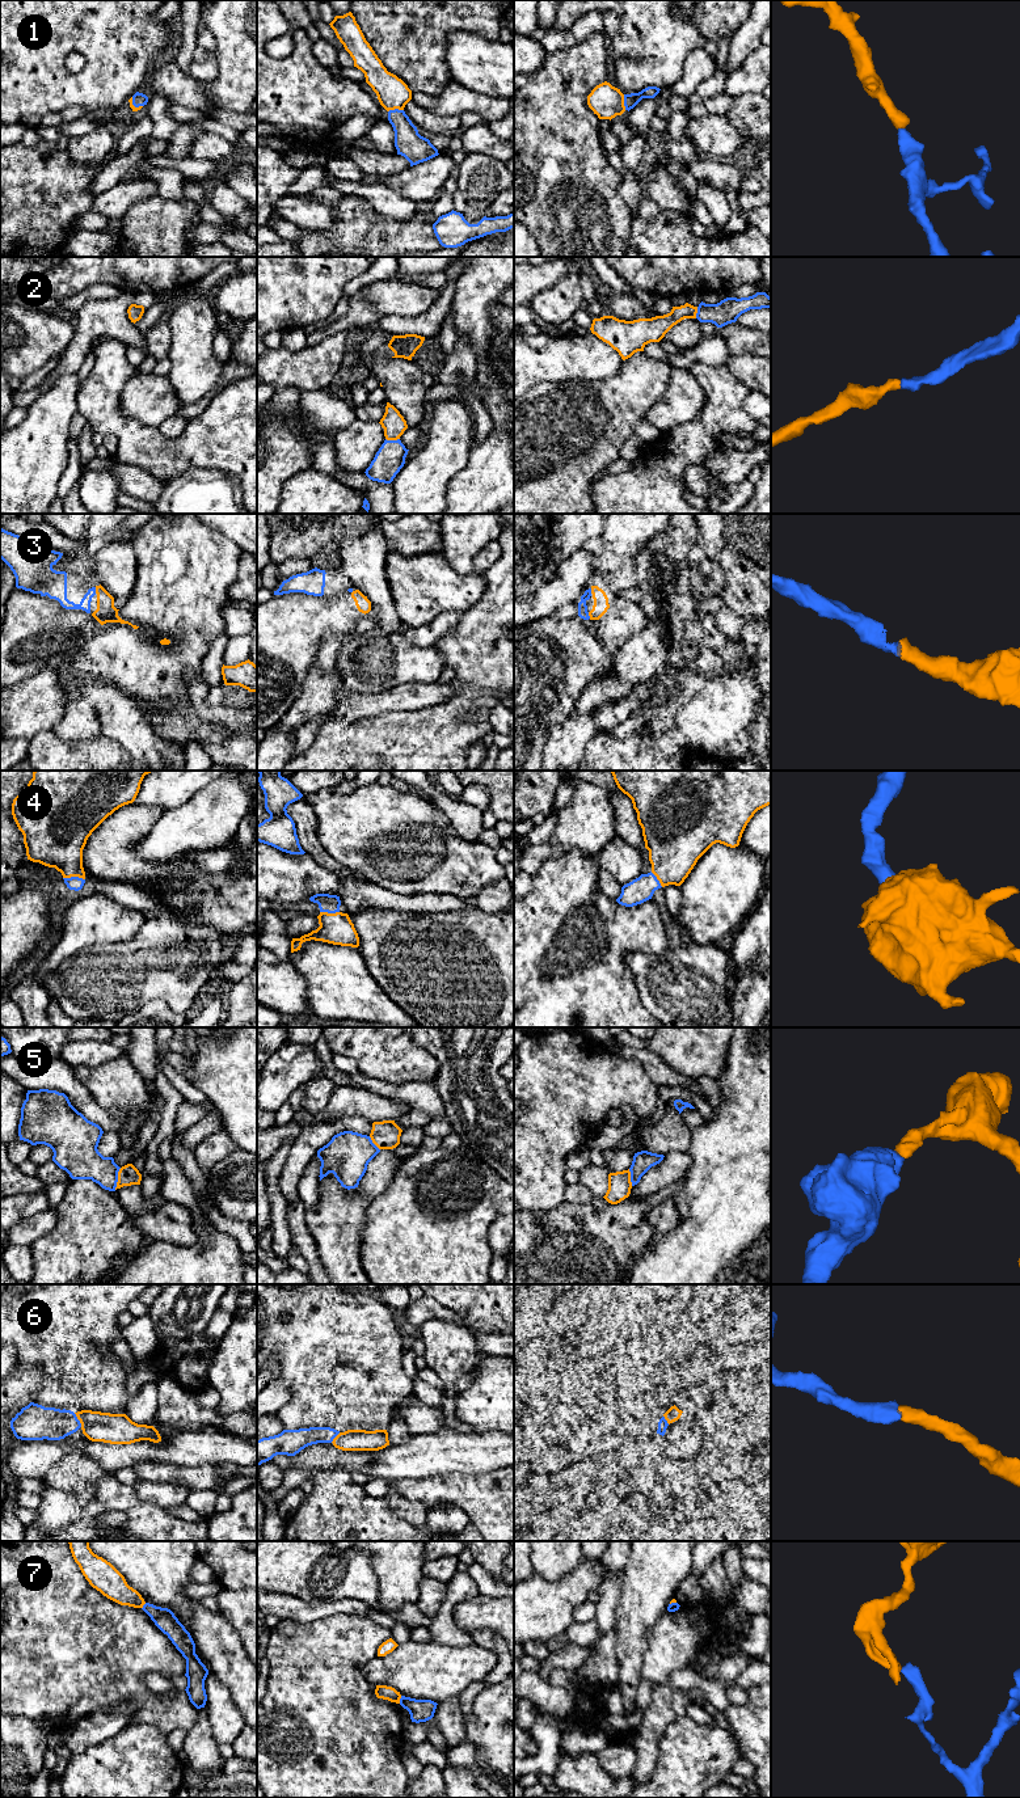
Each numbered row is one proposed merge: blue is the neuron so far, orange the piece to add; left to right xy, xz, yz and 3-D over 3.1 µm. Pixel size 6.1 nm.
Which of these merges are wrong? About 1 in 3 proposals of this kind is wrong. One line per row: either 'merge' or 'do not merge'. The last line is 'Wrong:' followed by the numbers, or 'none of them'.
1: merge
2: merge
3: merge
4: merge
5: do not merge
6: merge
7: do not merge
Wrong: 5, 7

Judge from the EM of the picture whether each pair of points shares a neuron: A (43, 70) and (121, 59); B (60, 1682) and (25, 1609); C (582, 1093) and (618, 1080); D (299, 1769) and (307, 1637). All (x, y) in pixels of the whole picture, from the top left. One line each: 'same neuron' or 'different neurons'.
A: same neuron
B: same neuron
C: same neuron
D: same neuron

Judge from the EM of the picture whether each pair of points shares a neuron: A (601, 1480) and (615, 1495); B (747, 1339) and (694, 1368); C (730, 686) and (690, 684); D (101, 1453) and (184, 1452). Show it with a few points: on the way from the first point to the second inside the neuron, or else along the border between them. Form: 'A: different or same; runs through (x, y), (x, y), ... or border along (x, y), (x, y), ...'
A: different; border along (618, 1481), (601, 1498)
B: same; runs through (734, 1346), (721, 1359), (707, 1364)
C: different; border along (706, 683), (703, 686)
D: same; runs through (122, 1453), (163, 1452)

